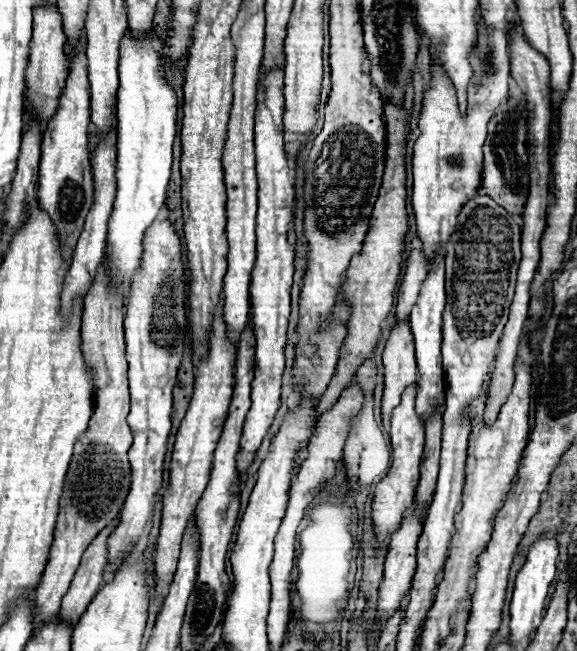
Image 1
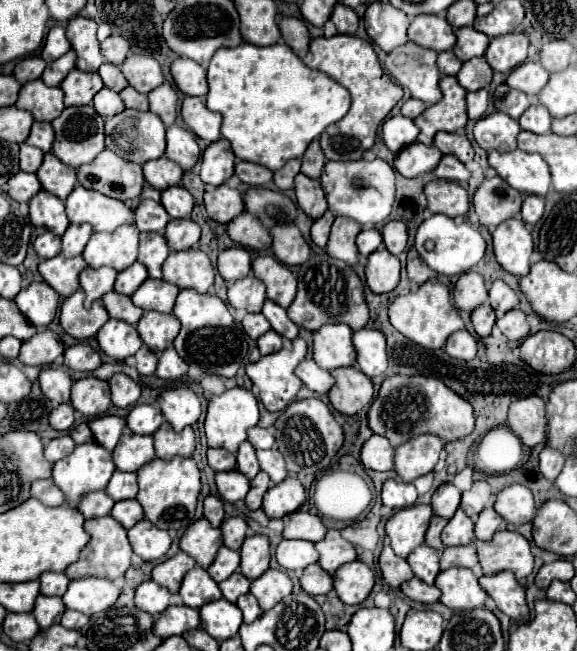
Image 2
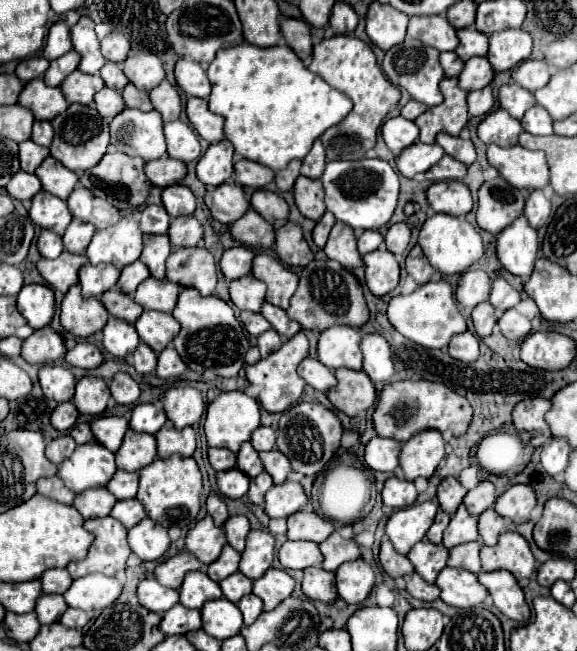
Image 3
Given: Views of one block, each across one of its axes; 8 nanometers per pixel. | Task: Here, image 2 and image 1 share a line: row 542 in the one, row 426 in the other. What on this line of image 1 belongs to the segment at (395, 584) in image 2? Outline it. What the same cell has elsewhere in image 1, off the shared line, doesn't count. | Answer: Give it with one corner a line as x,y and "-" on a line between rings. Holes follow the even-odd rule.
394,324
382,360
384,360
382,424
384,428
388,428
392,410
400,404
404,390
416,382
414,338
410,332
410,324

